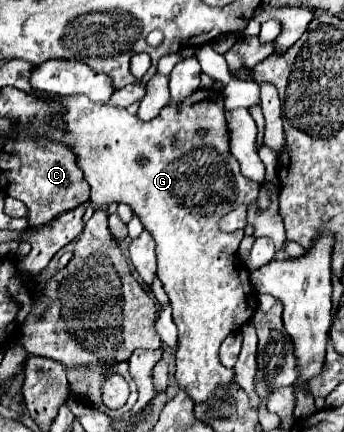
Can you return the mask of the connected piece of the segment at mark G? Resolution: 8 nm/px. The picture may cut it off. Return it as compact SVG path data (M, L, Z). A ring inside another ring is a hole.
M201 88L181 106L165 106L151 122L143 122L123 108L95 104L87 96L67 96L59 102L65 108L65 130L53 126L47 128L47 132L53 138L63 140L77 154L77 164L85 172L85 180L91 186L91 202L97 206L109 206L111 202L129 204L157 242L157 276L171 300L173 320L179 330L175 378L195 404L203 404L219 386L229 388L233 384L233 370L221 364L219 346L231 332L239 330L239 324L247 324L257 310L257 292L251 288L249 270L243 268L237 258L237 246L243 238L243 230L221 232L217 228L217 220L223 214L231 212L237 202L253 202L261 188L257 182L239 172L239 162L229 150L223 96L215 88ZM197 130L207 130L207 136L199 138L195 134ZM139 156L145 156L149 164L139 166Z

